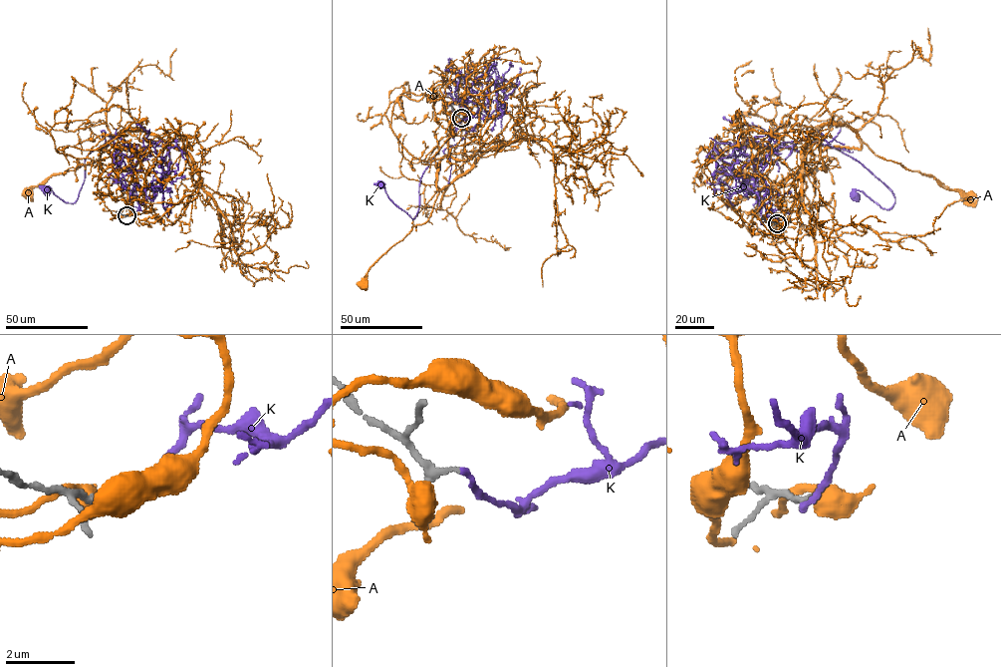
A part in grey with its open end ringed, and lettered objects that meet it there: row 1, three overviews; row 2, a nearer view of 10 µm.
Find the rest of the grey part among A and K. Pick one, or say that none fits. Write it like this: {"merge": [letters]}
{"merge": ["K"]}

